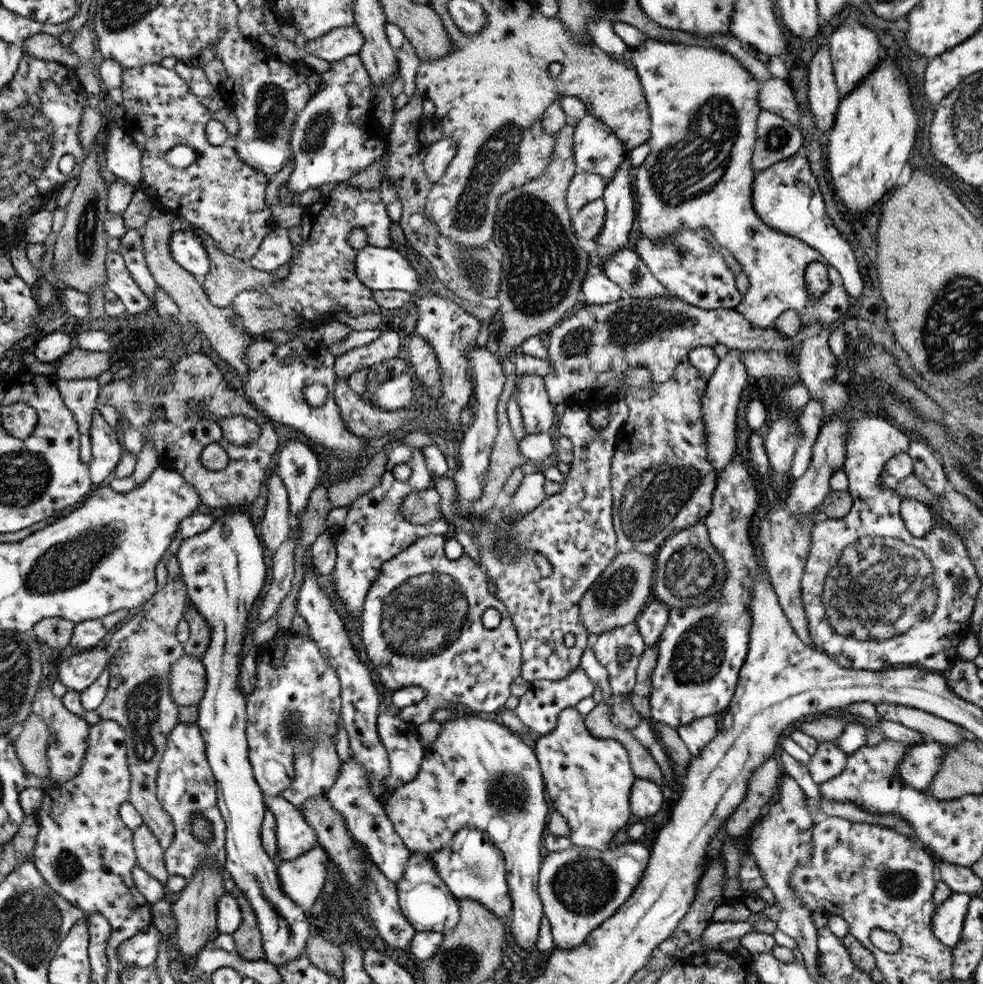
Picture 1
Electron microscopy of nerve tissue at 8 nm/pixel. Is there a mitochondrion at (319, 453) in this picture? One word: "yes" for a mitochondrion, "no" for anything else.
no

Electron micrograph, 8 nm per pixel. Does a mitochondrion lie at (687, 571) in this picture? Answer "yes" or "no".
yes

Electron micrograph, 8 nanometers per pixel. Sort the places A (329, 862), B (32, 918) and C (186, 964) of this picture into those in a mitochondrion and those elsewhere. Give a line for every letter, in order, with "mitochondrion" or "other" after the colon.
A: other
B: mitochondrion
C: other

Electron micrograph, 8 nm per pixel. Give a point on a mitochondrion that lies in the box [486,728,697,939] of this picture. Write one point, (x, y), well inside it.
(584, 886)

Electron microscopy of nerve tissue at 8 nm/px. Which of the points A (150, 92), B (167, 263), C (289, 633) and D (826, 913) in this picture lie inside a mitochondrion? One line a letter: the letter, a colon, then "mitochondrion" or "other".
A: other
B: other
C: other
D: other

